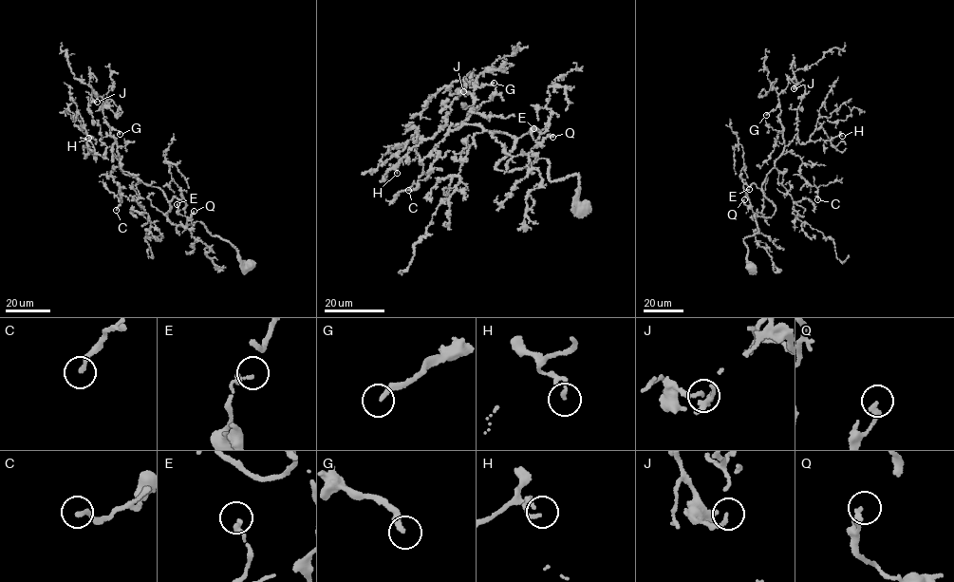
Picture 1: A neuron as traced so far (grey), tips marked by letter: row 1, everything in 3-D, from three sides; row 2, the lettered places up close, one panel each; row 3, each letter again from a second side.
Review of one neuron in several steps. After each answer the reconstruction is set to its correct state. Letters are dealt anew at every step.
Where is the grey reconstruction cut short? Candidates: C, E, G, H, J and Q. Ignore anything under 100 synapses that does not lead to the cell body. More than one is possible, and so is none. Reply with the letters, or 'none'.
G

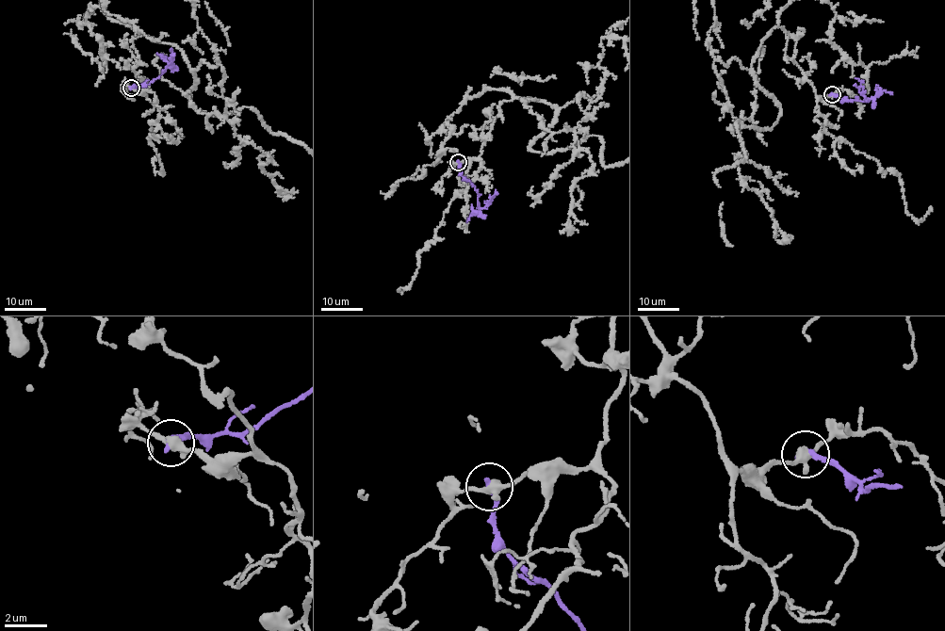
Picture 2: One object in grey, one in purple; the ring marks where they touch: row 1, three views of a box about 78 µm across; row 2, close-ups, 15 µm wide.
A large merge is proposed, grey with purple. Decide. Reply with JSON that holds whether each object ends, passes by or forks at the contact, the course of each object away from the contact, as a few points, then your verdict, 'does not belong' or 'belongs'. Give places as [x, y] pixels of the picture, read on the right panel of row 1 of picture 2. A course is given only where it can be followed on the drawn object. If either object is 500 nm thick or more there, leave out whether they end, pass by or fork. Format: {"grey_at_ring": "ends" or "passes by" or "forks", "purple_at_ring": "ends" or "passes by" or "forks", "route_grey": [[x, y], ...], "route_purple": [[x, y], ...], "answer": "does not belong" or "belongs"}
{"grey_at_ring": "passes by", "purple_at_ring": "ends", "route_grey": [[831, 94], [784, 29], [761, 40], [756, 81], [780, 113], [735, 122], [745, 159], [714, 176], [729, 233]], "route_purple": [[831, 94], [843, 102], [868, 100], [860, 86], [862, 81], [855, 79]], "answer": "does not belong"}

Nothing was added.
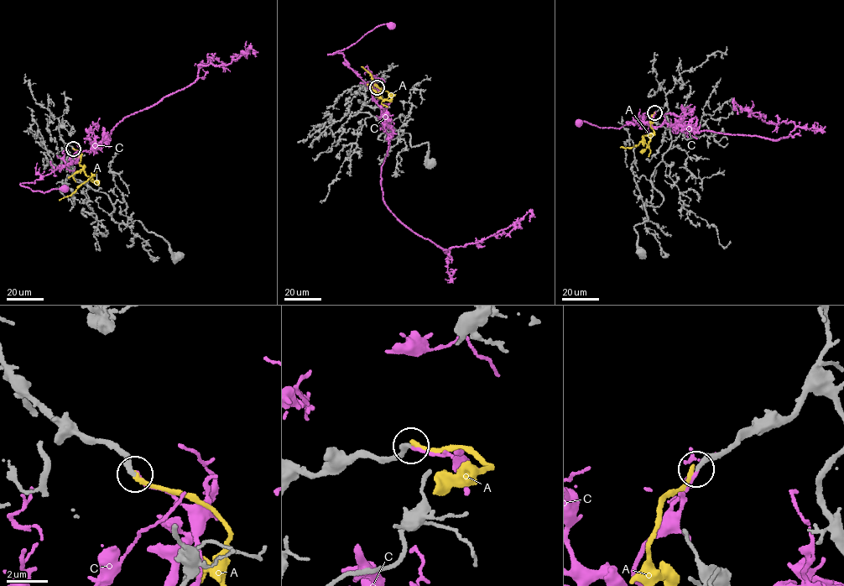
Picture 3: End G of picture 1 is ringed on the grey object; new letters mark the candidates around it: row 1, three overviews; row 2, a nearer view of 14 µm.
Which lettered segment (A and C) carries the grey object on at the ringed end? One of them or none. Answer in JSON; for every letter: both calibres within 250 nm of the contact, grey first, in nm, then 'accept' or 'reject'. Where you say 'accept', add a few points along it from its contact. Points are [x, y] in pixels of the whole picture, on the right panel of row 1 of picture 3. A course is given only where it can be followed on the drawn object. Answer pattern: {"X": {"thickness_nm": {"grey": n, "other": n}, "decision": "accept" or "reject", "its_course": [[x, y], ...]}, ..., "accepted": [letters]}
{"A": {"thickness_nm": {"grey": 300, "other": 200}, "decision": "reject"}, "C": {"thickness_nm": {"grey": 300, "other": 110}, "decision": "reject"}, "accepted": []}

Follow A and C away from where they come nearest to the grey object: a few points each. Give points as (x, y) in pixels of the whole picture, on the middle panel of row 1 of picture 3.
A: (377, 87), (384, 89), (377, 97), (388, 96), (388, 92), (377, 86), (372, 75), (361, 66)
C: (377, 87), (381, 88), (372, 91), (348, 65), (342, 53), (328, 54), (346, 49), (378, 25), (391, 26)

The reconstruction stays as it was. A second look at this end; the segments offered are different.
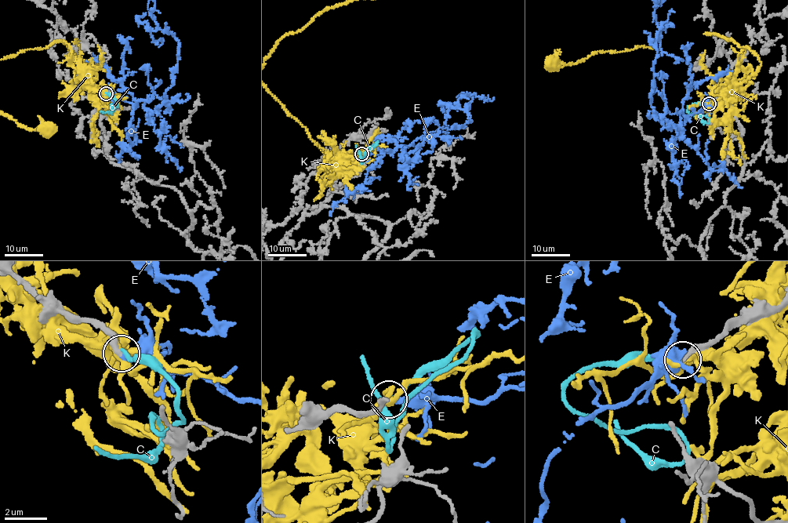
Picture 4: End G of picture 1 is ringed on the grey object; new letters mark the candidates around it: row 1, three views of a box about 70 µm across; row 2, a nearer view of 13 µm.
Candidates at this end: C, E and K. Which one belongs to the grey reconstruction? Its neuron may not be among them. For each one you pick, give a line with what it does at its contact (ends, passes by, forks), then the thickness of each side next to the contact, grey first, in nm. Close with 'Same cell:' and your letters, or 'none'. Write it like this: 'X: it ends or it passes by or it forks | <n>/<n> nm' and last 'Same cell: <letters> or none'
E: it ends | 300/240 nm
Same cell: E

